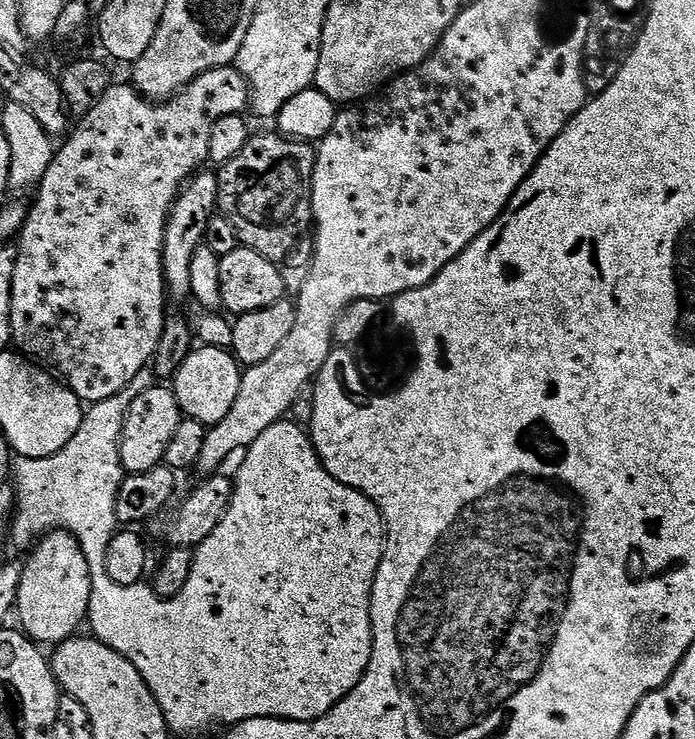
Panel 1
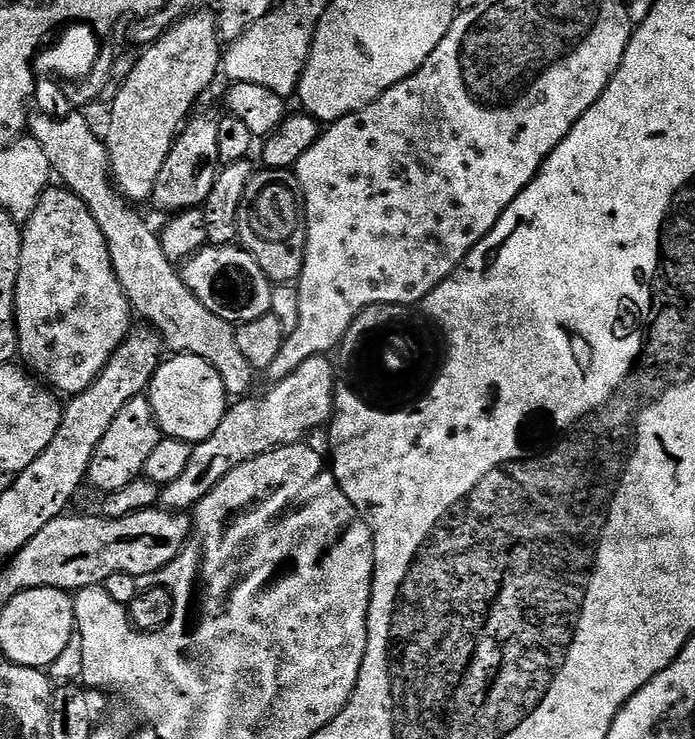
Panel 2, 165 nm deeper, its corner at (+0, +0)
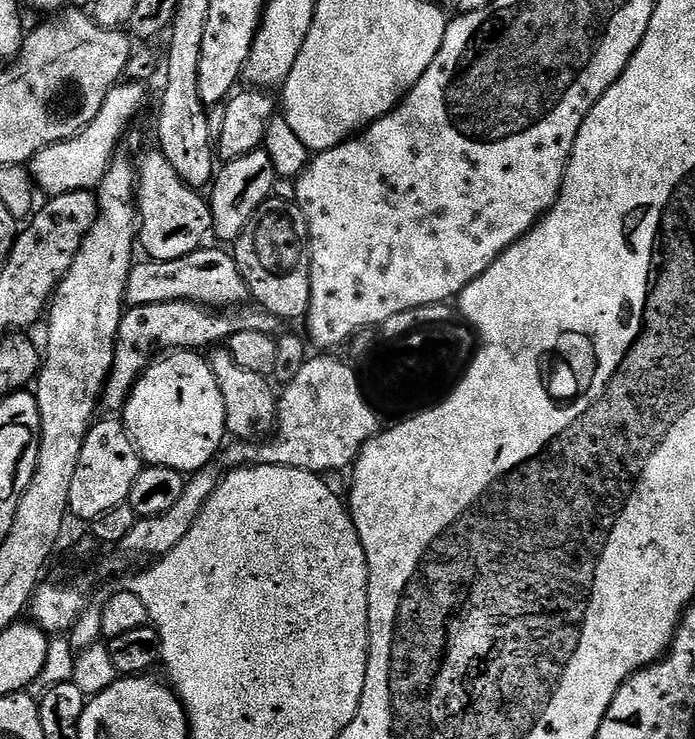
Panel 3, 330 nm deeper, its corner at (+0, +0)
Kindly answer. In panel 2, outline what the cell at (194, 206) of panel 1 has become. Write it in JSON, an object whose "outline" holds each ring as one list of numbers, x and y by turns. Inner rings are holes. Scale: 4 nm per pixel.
{"outline":[[196,116,185,123,181,133,172,143,166,162,162,162,162,174,154,182,151,203,157,204,167,214,177,214,199,209,214,190,216,174,222,165,218,158,218,120,212,116]]}

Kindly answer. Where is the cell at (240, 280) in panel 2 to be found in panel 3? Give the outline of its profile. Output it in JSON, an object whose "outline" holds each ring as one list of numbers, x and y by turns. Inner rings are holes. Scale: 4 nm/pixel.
{"outline":[[201,246,196,251,186,254,177,260,160,261,149,259,146,264,133,263,130,270,130,278,126,282,124,291,124,302,128,308,137,308,143,304,153,304,163,300,191,300,197,304,213,306,215,309,223,310,233,306,243,305,249,299,248,283,240,268,236,265,236,257,231,251,224,248,208,248]]}

